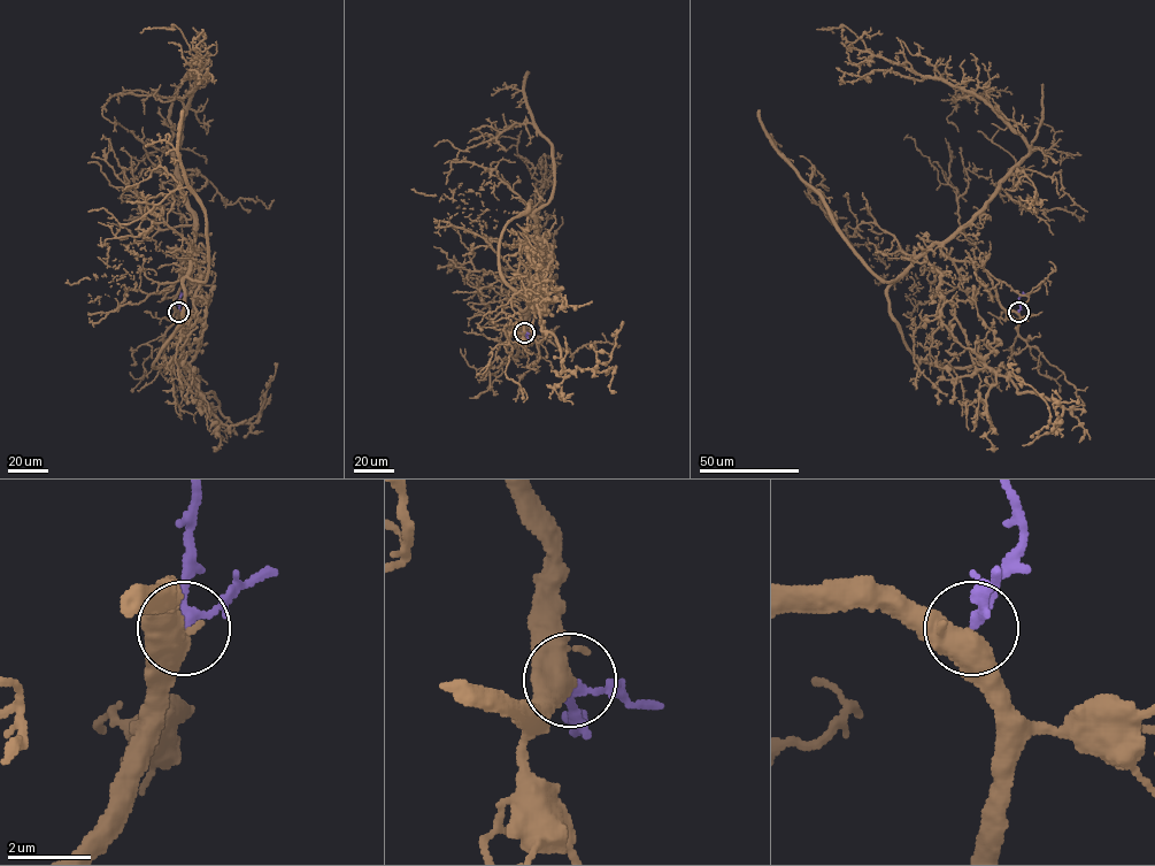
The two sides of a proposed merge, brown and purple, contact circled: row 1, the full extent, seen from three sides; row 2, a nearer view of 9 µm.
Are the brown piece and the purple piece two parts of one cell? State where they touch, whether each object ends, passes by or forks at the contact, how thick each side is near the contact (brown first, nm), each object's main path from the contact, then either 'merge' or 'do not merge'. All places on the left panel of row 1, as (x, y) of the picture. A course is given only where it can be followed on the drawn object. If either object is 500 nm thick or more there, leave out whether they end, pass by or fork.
place (178, 312); brown forks; purple passes by; calibres 400 and 190 nm; course brown (179, 313), (191, 244), (183, 319), (153, 367), (186, 362), (233, 424), (259, 415), (274, 363); course purple (179, 313), (178, 303), (183, 294); merge

